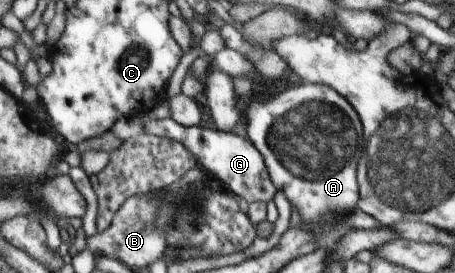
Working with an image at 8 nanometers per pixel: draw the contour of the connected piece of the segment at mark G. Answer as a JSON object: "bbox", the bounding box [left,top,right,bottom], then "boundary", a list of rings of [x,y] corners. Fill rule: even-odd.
{"bbox":[144,117,277,205],"boundary":[[[171,117],[164,120],[146,120],[144,131],[150,132],[150,135],[158,134],[158,137],[177,141],[193,155],[200,168],[206,170],[212,178],[218,178],[226,191],[242,198],[246,205],[254,202],[267,204],[274,199],[277,188],[269,178],[264,156],[253,146],[253,143],[249,142],[248,138],[240,138],[232,132],[210,130],[201,125],[184,127]]]}

